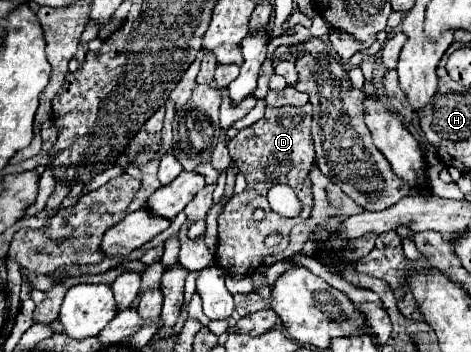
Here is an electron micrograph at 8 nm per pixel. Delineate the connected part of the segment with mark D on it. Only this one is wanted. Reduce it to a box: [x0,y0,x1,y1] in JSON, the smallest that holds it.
[216,86,314,274]

